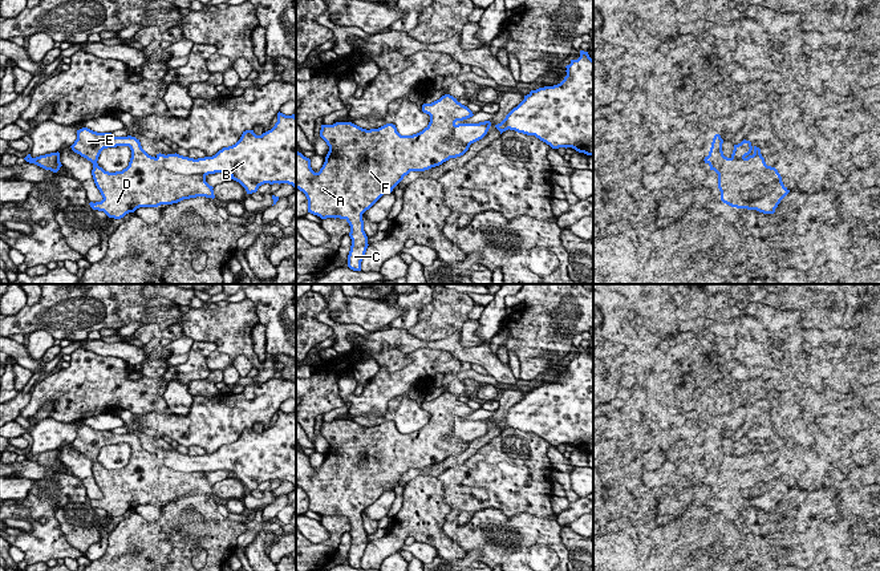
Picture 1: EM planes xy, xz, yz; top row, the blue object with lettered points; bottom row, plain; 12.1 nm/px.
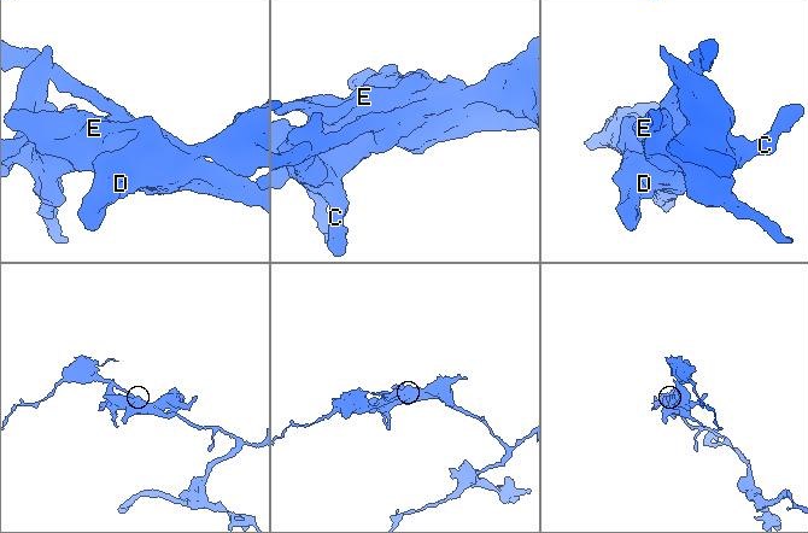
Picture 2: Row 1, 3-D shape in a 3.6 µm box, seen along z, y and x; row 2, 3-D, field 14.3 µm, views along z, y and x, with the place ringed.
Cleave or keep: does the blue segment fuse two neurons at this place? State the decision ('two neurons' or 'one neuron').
two neurons

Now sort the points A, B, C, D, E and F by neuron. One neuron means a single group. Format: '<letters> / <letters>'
A C D E F / B

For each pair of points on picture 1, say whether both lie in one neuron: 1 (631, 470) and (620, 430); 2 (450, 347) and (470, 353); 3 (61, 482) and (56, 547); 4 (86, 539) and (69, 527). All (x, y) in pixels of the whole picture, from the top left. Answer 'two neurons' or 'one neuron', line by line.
1: one neuron
2: one neuron
3: one neuron
4: one neuron

